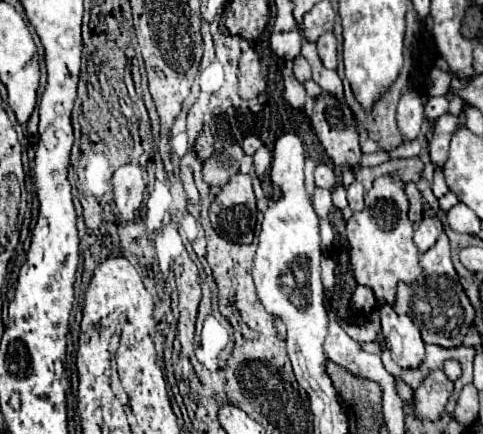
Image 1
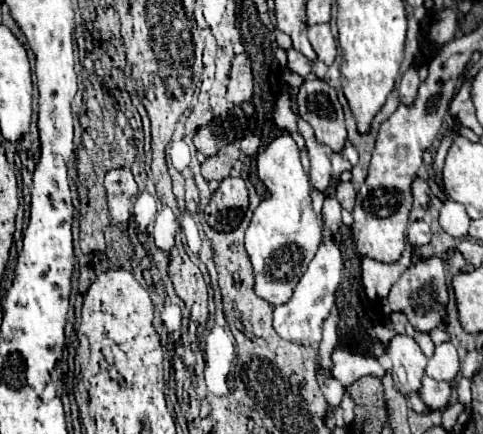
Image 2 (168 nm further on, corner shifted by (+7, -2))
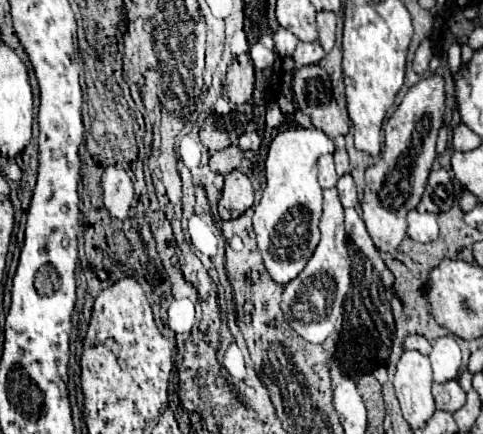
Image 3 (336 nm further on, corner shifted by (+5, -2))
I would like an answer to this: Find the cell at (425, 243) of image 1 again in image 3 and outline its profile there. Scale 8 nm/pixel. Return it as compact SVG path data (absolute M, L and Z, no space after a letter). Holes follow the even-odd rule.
M409 211L407 215L407 235L413 241L419 243L429 243L435 241L439 235L439 227L437 227L437 215L433 213L419 213L419 211Z

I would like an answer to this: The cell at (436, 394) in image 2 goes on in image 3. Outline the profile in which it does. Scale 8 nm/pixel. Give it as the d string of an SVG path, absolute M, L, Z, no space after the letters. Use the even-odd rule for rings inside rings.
M455 379L447 383L433 383L433 397L435 397L435 407L449 413L461 409L465 403L465 393Z

